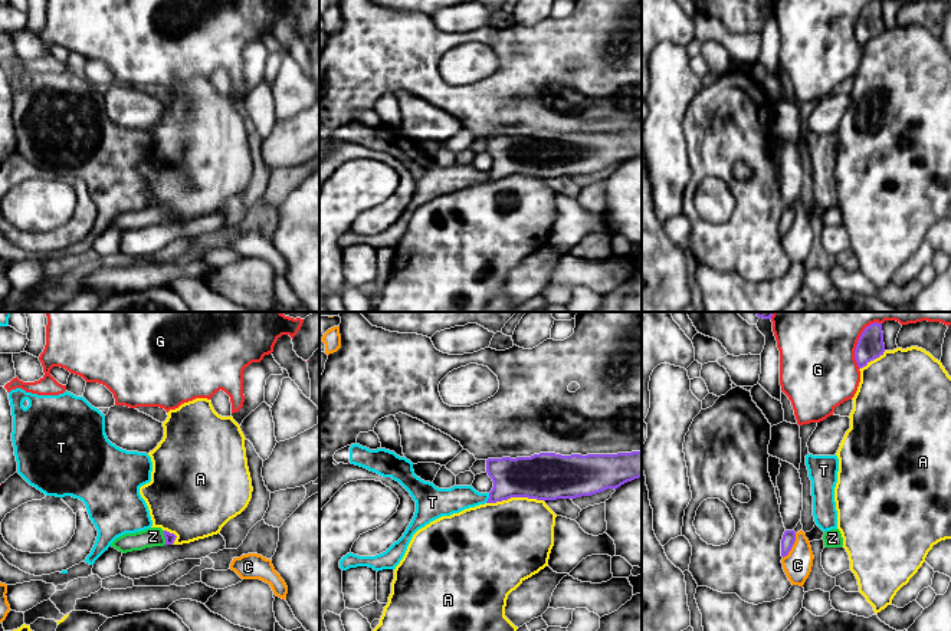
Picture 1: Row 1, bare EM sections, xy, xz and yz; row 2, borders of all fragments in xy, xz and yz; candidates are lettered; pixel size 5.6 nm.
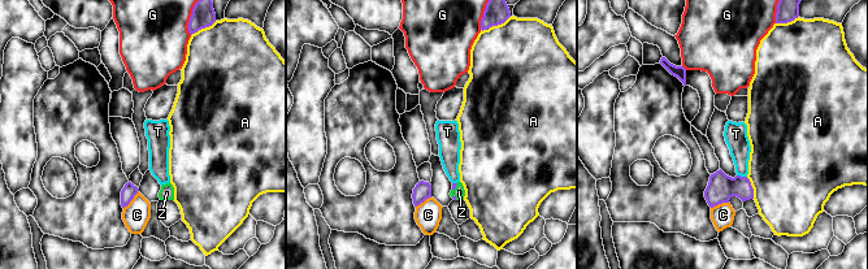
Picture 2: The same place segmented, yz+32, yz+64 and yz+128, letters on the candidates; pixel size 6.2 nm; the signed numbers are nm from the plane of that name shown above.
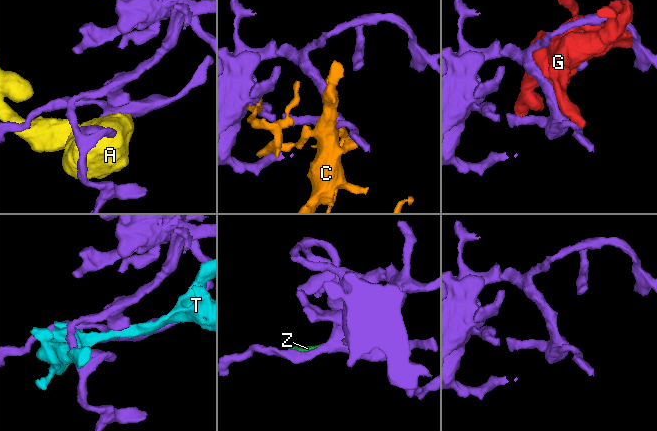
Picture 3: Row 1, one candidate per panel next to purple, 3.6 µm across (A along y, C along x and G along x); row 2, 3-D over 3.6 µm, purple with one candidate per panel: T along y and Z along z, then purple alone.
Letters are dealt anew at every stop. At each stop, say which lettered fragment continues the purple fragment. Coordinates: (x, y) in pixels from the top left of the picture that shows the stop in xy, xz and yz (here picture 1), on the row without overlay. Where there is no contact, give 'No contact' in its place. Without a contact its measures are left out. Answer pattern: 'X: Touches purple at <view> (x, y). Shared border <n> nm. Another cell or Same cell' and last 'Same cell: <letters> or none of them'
A: Touches purple at xz (515, 174). Shared border 320 nm. Another cell
C: Touches purple at yz (792, 224). Shared border 160 nm. Another cell
G: Touches purple at yz (858, 19). Shared border 300 nm. Another cell
T: Touches purple at xz (489, 176). Shared border 60 nm. Another cell
Z: Touches purple at xy (164, 214). Shared border 80 nm. Same cell
Same cell: Z

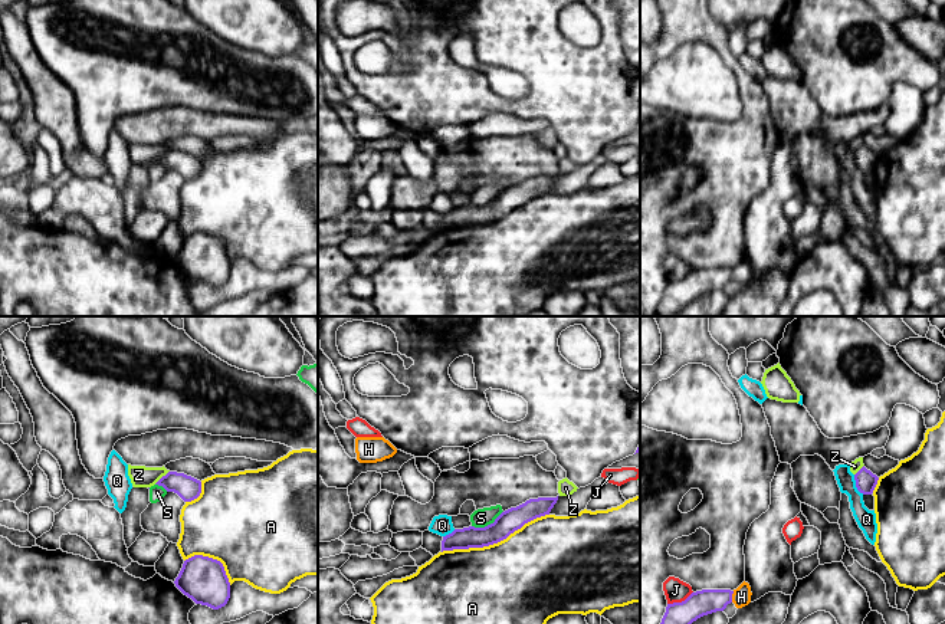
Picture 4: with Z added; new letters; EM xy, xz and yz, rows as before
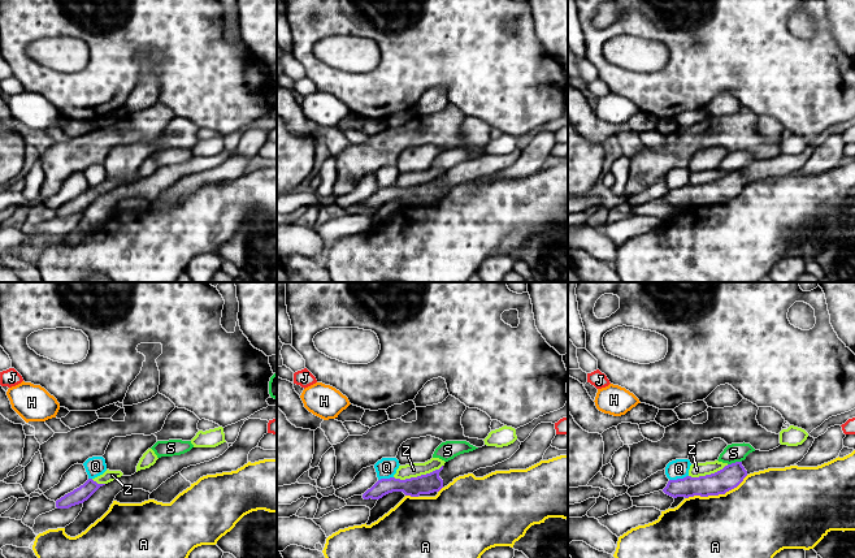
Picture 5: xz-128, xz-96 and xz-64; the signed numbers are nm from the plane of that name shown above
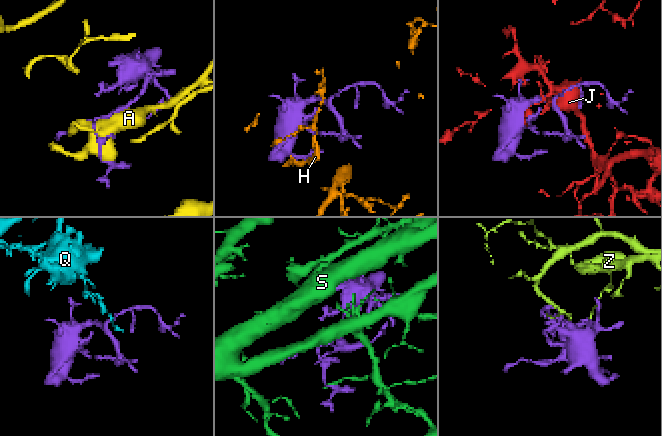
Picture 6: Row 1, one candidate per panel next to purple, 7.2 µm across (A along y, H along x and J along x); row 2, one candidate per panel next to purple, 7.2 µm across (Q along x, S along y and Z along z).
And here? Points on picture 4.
A: Touches purple at xz (495, 220). Shared border 650 nm. Another cell
H: Touches purple at yz (731, 275). Shared border 70 nm. Another cell
J: Touches purple at yz (679, 281). Shared border 160 nm. Another cell
Q: Touches purple at yz (856, 163). Shared border 130 nm. Another cell
S: Touches purple at xz (488, 203). Shared border 200 nm. Another cell
Z: Touches purple at xy (163, 154). Shared border 120 nm. Another cell
Same cell: none of them

